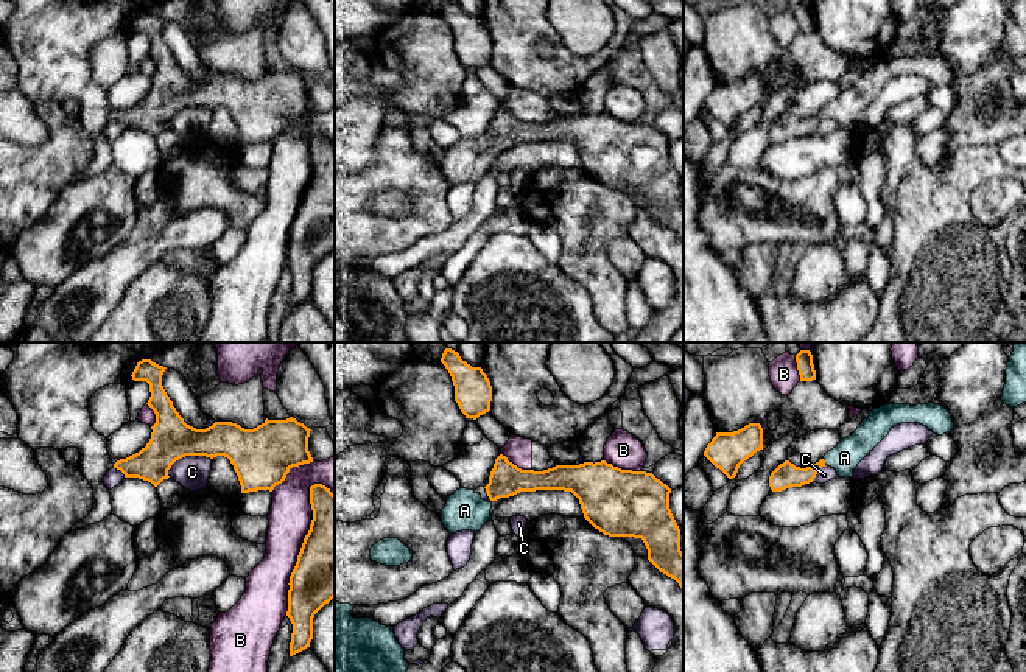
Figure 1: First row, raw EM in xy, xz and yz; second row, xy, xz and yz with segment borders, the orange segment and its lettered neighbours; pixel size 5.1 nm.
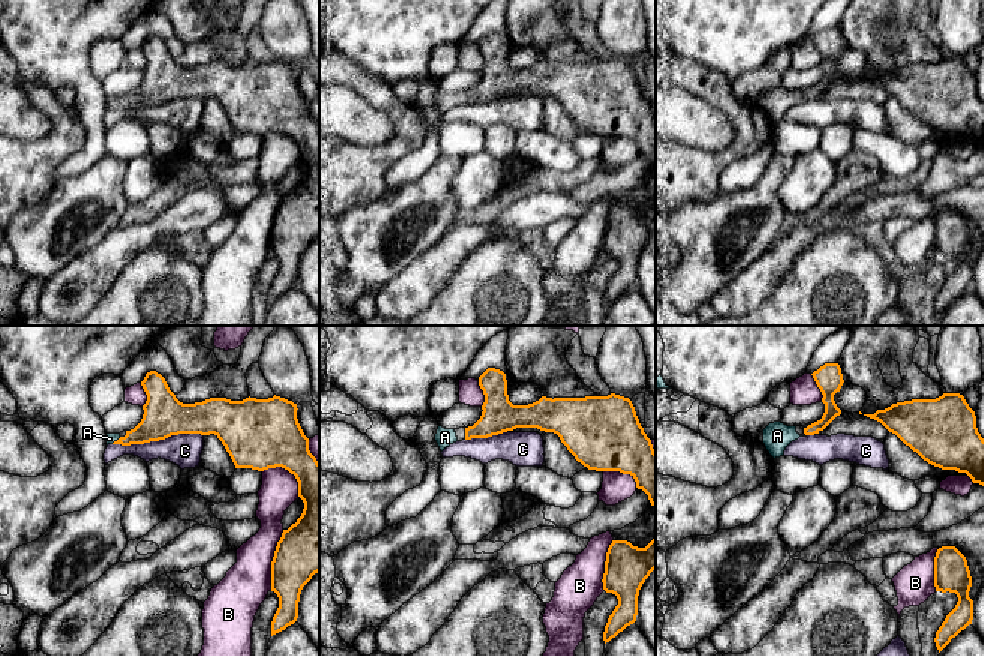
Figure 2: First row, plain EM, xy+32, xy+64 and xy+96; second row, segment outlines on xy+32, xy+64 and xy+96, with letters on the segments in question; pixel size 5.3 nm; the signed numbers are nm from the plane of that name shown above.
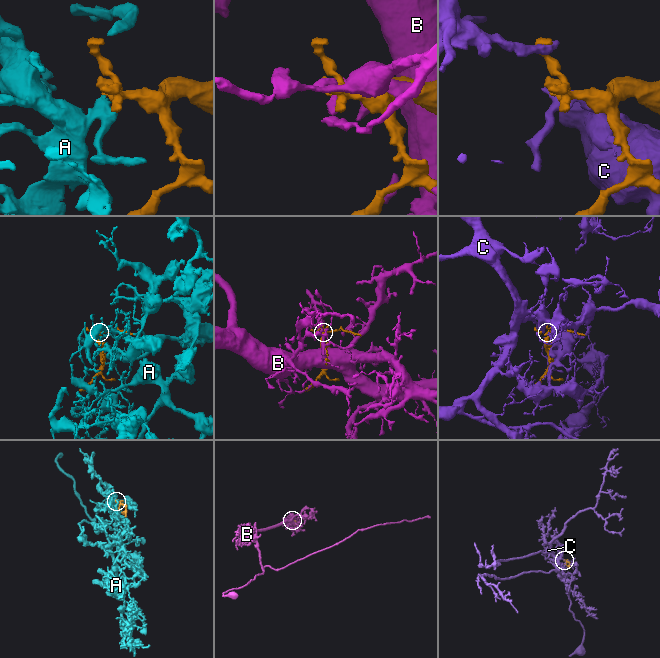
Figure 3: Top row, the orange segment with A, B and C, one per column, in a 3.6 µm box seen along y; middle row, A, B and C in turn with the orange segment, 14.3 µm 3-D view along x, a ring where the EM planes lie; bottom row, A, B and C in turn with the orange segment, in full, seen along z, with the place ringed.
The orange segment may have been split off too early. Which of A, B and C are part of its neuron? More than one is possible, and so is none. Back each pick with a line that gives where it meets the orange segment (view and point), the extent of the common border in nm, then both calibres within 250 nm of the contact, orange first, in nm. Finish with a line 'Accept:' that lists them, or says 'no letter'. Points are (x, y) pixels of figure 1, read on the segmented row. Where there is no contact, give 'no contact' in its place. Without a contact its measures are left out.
A: yz (824, 462) | 40 nm | 130/160 nm
Accept: A

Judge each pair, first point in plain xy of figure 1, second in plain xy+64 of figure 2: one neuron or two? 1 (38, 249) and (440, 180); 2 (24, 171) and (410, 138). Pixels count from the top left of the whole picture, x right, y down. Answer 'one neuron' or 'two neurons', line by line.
1: one neuron
2: one neuron

